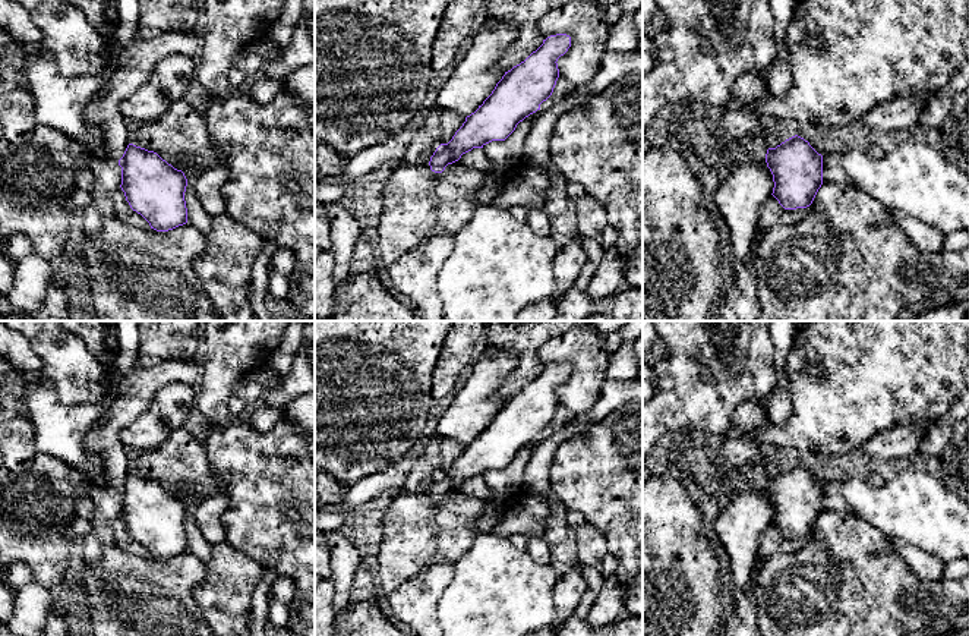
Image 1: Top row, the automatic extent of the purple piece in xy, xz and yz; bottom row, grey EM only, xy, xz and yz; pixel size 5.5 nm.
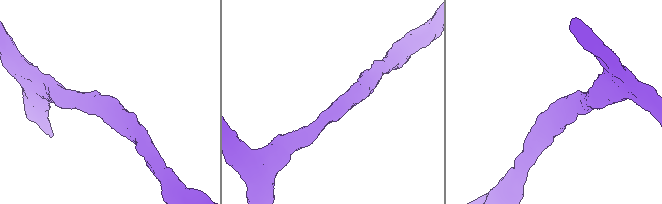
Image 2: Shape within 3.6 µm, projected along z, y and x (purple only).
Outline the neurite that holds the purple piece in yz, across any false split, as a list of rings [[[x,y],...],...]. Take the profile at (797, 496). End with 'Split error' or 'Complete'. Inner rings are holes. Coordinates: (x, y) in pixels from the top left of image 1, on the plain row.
[[[795,463],[768,476],[766,491],[773,503],[773,525],[785,538],[807,536],[823,513],[823,484]]]. Complete

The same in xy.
[[[129,472],[119,488],[121,519],[130,536],[157,560],[187,551],[184,520],[187,507],[157,481]]]. Complete

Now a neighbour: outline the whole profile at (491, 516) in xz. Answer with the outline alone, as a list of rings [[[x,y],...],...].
[[[486,500],[483,511],[476,523],[477,533],[492,532],[501,522],[504,514],[504,501],[502,500]]]

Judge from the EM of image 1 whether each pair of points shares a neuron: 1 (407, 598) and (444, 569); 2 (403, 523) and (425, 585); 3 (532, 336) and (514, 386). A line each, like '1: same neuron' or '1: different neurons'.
1: same neuron
2: different neurons
3: same neuron

